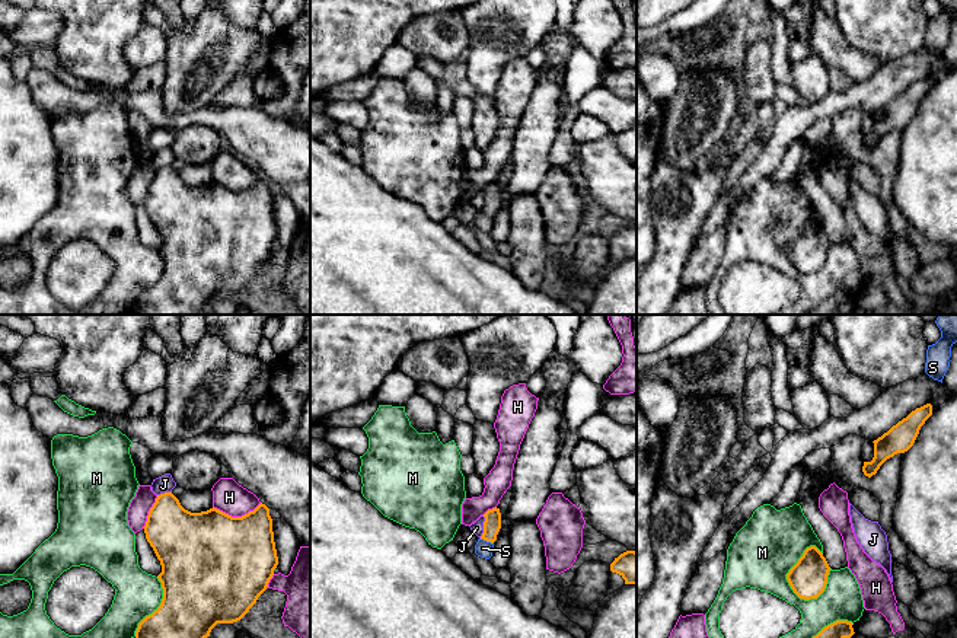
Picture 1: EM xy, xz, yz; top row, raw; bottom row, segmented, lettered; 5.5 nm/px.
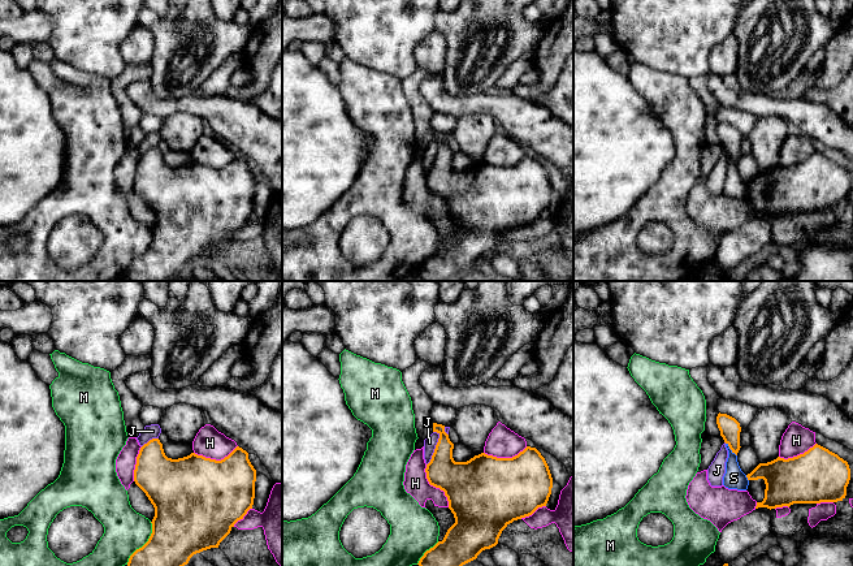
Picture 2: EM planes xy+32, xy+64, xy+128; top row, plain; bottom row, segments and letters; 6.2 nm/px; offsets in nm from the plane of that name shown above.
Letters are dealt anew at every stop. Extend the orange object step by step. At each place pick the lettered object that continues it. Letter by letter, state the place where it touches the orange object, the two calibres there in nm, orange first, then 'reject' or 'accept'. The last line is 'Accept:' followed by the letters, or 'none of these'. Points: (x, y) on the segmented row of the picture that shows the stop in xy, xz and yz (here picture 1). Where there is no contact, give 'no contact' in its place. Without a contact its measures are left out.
H: xy (236, 517) | 500/180 nm | reject
J: xz (484, 528) | 100/70 nm | reject
M: yz (790, 571) | 200/360 nm | reject
S: xz (487, 541) | 100/90 nm | reject
Accept: none of these

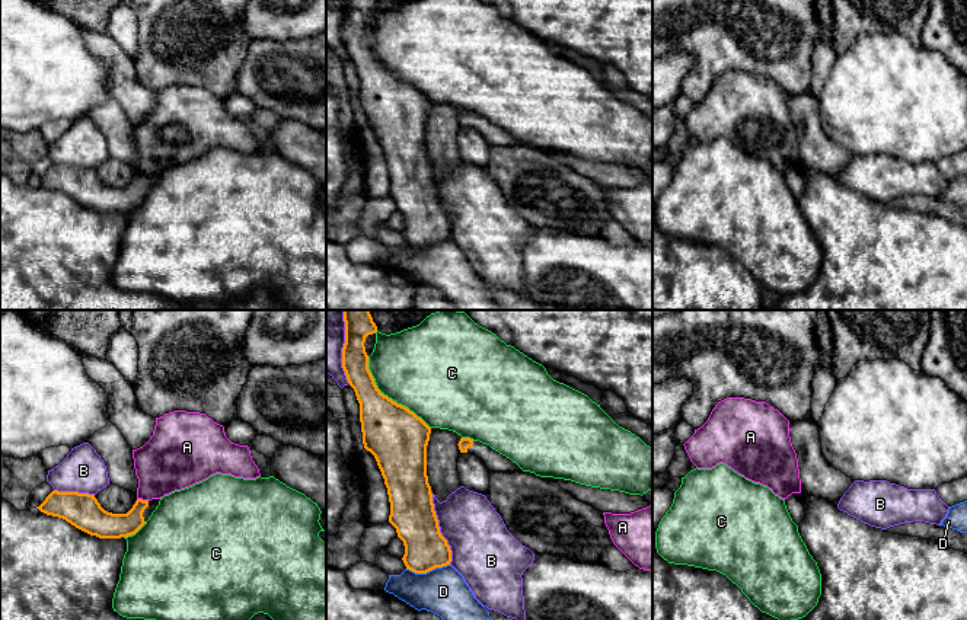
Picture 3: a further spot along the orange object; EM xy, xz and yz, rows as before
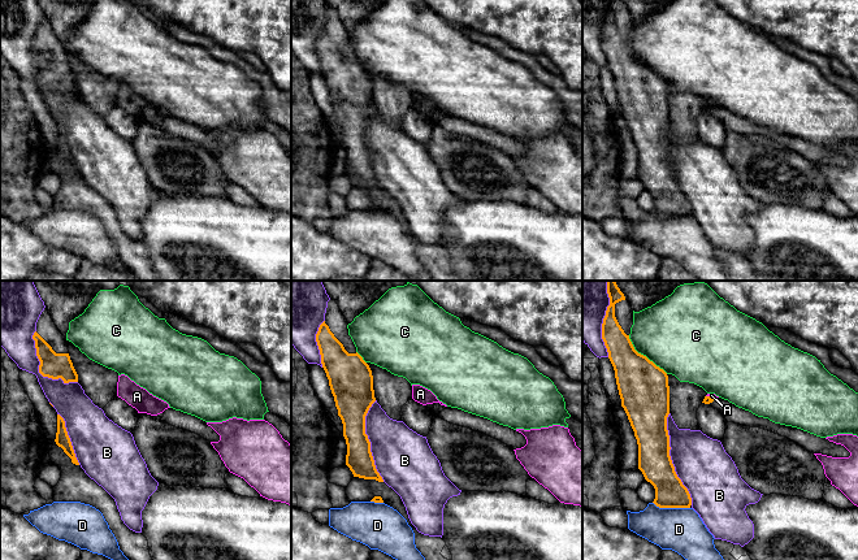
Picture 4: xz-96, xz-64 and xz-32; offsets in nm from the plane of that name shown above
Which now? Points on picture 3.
A: xy (141, 499) | 150/320 nm | reject
B: xz (439, 527) | 240/340 nm | reject
C: xz (388, 398) | 320/460 nm | reject
D: xz (427, 571) | 240/260 nm | reject
Accept: none of these

